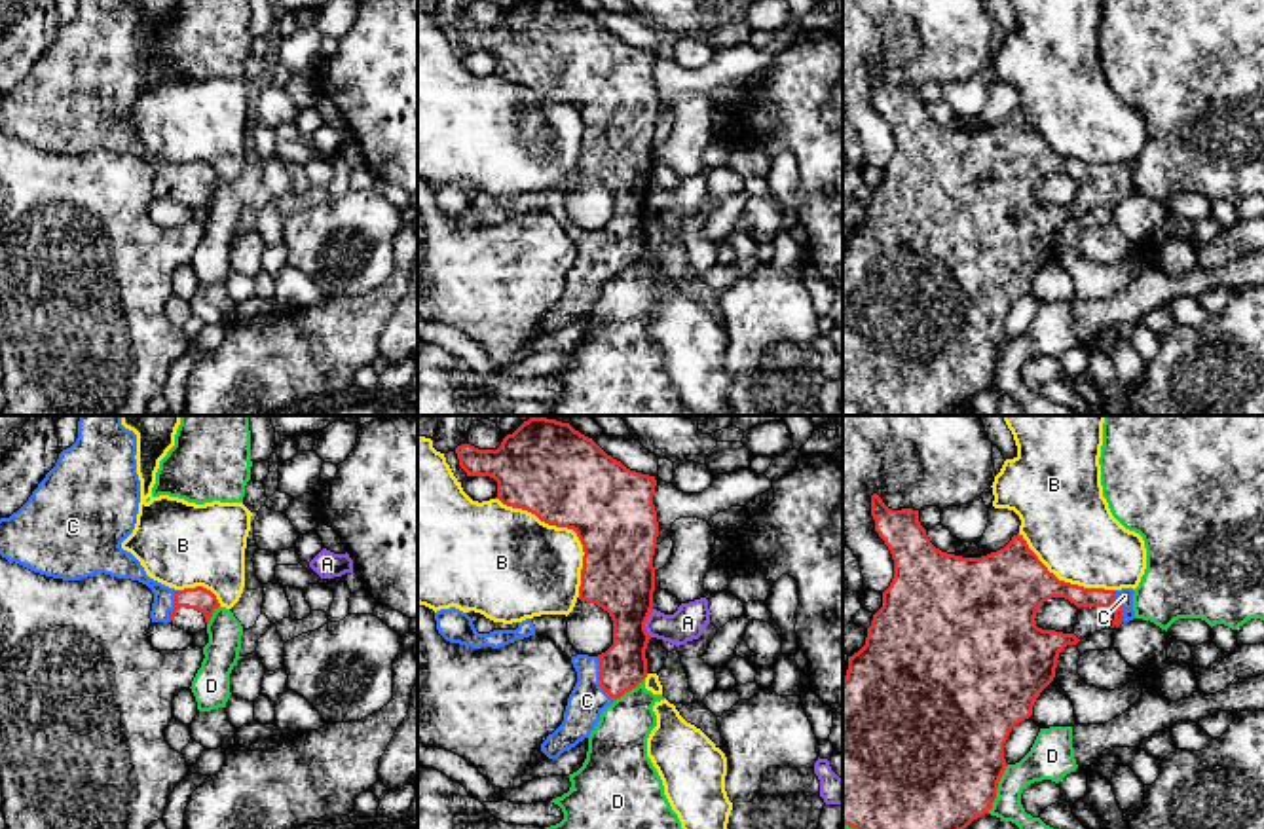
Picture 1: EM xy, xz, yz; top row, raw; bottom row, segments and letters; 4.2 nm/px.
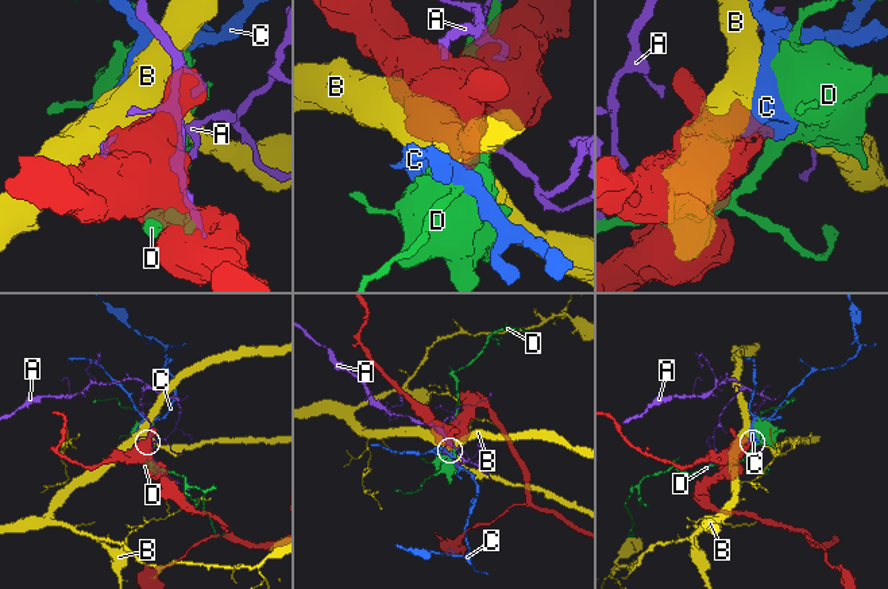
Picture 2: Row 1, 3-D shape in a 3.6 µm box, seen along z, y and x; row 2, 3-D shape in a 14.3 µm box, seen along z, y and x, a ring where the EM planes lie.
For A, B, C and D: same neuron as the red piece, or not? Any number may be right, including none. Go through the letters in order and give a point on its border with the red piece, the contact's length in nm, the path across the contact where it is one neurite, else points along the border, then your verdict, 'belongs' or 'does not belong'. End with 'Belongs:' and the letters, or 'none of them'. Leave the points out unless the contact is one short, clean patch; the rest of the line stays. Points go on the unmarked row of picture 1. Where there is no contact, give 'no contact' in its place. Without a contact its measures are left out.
A: xz (646, 196) | 130 nm | does not belong
B: xz (568, 103) | 550 nm | does not belong
C: xz (600, 255) | 200 nm | across xz (623, 241), (600, 255), (587, 276) | belongs
D: yz (997, 363) | 220 nm | does not belong
Belongs: C

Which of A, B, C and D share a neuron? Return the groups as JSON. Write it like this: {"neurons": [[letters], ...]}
{"neurons": [["A"], ["B"], ["C"], ["D"]]}

